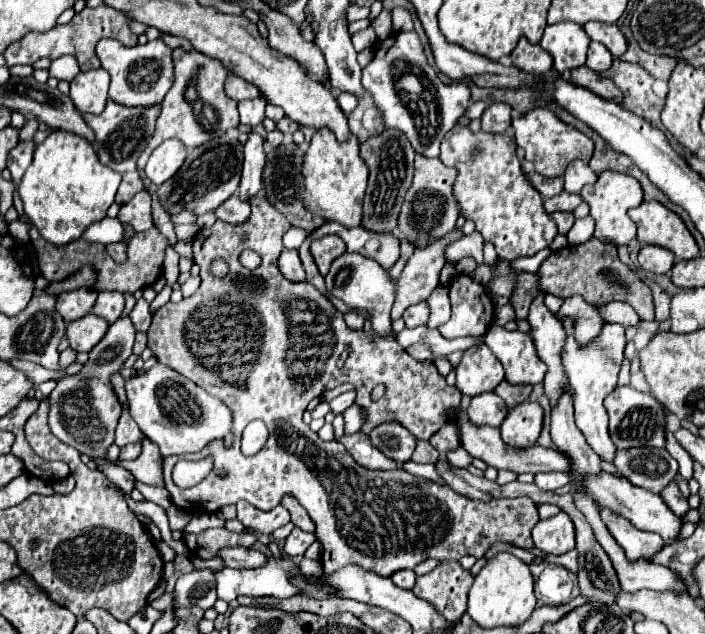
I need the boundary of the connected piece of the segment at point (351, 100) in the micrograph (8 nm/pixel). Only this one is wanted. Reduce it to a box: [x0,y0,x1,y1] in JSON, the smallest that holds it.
[336,93,358,115]

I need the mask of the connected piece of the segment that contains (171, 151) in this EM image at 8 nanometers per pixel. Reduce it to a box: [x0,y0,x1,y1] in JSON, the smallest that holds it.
[144,139,186,185]

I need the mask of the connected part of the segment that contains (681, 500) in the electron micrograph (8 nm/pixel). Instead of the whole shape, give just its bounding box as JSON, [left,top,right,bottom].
[660,475,688,517]

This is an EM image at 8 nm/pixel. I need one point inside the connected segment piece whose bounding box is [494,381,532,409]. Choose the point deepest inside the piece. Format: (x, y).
(513, 394)

